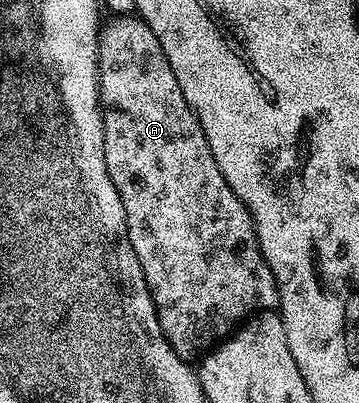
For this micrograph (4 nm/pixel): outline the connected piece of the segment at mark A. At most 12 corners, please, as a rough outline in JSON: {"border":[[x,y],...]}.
{"border":[[102,26],[103,157],[179,357],[278,306],[163,45]]}

